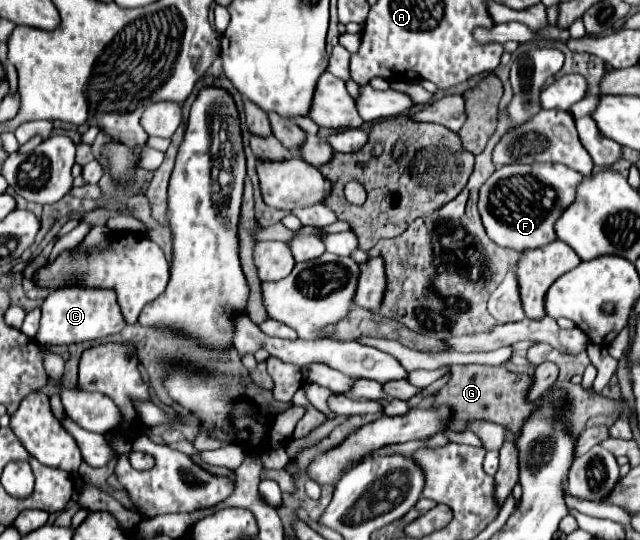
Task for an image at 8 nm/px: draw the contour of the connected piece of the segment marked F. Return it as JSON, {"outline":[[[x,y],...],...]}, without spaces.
{"outline":[[[505,165],[497,169],[479,193],[479,213],[487,235],[501,247],[519,253],[539,249],[557,239],[555,221],[575,203],[583,175],[563,165]]]}

